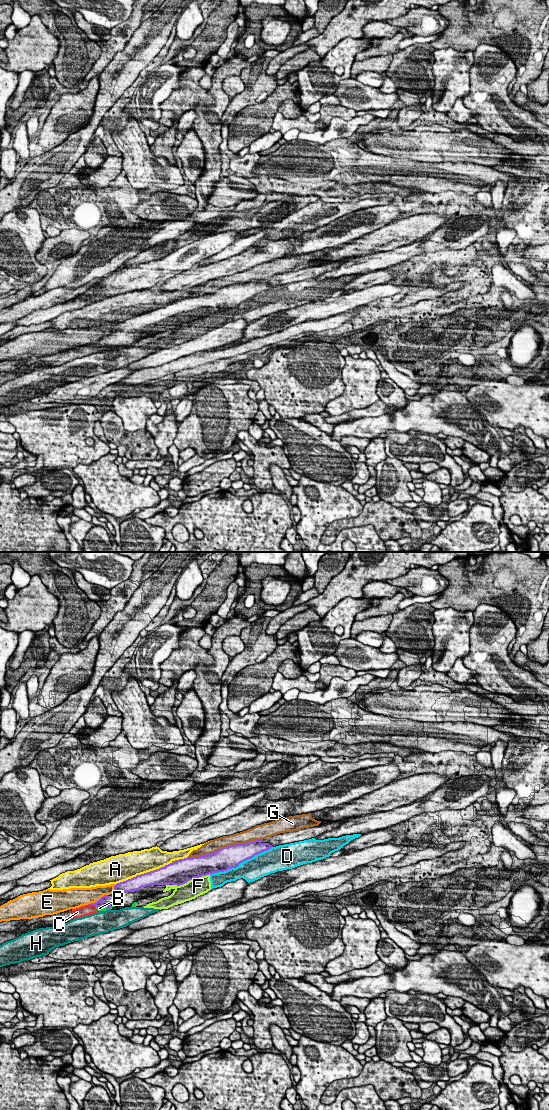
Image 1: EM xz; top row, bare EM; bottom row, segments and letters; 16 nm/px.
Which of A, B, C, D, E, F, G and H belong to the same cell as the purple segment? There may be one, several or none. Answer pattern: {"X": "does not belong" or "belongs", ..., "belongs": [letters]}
{"A": "does not belong", "B": "does not belong", "C": "does not belong", "D": "does not belong", "E": "does not belong", "F": "does not belong", "G": "does not belong", "H": "does not belong", "belongs": []}

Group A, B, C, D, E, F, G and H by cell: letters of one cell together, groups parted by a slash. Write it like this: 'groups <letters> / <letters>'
groups A / B C / D F / E / G / H

